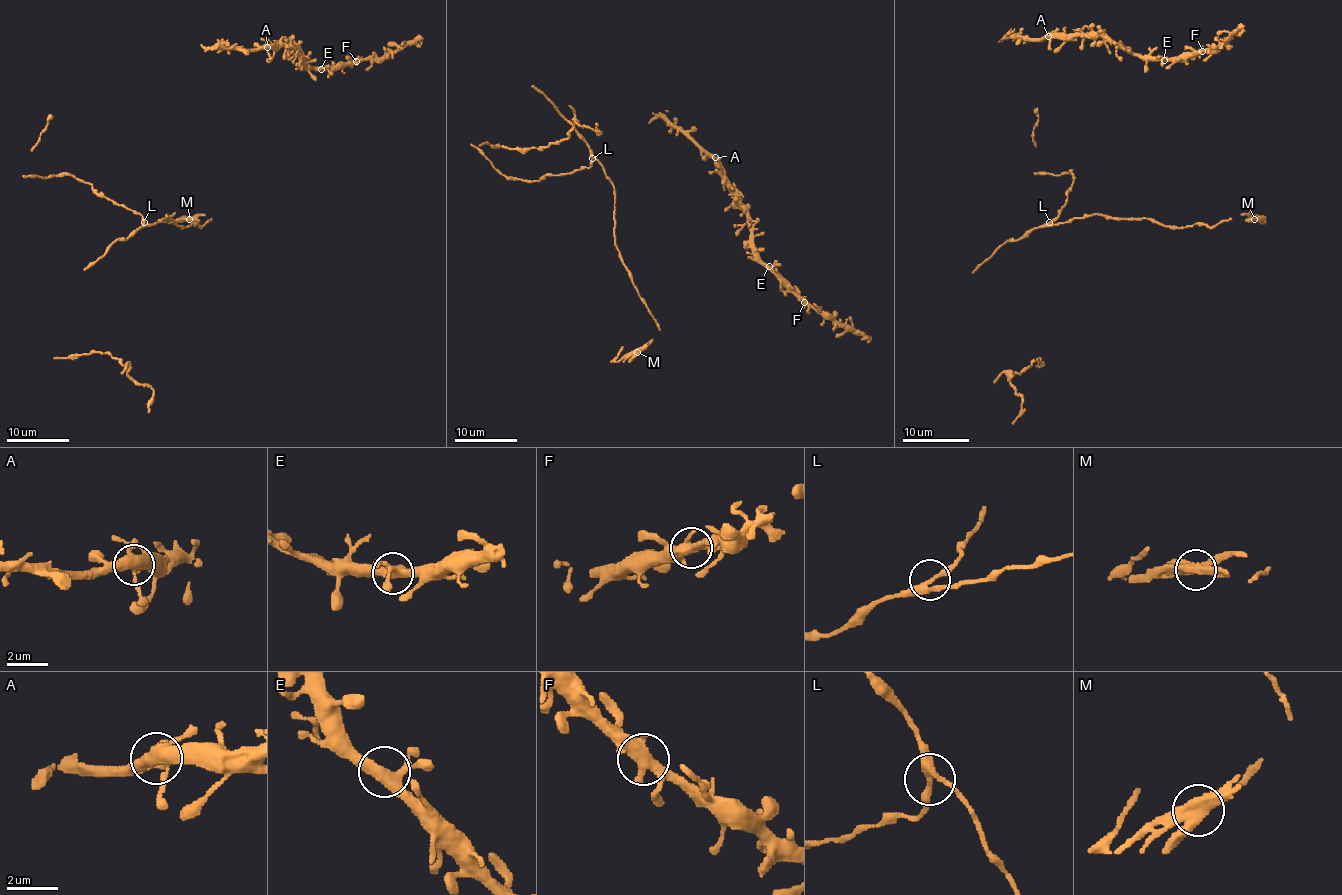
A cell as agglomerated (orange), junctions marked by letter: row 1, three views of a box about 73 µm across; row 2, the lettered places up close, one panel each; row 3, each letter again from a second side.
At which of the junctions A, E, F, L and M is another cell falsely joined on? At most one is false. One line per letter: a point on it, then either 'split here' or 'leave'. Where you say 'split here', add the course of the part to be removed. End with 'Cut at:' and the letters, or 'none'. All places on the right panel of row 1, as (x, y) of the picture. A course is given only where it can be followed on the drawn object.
A: place (1048, 36); leave
E: place (1164, 60); leave
F: place (1202, 51); leave
L: place (1049, 222); leave
M: place (1254, 219); split here; course (1255, 219), (1263, 220), (1248, 212)
Cut at: M

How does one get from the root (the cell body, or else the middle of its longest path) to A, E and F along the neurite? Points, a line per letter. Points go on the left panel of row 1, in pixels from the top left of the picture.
A: (228, 53), (231, 49), (267, 47)
E: (228, 53), (231, 49), (291, 45), (306, 66), (321, 69)
F: (228, 53), (231, 49), (291, 45), (303, 63), (313, 67), (344, 67), (356, 61)

